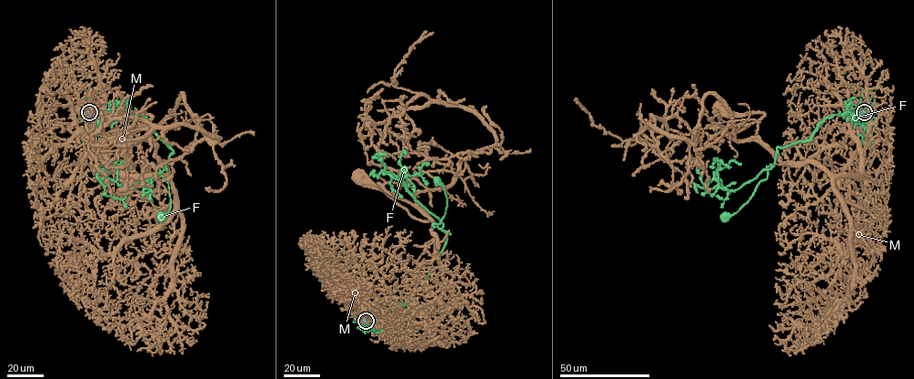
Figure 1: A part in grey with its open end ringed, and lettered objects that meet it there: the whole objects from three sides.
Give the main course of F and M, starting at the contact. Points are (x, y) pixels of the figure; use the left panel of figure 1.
F: (89, 112), (143, 115), (172, 150), (165, 166), (156, 165), (168, 183), (170, 199), (168, 214), (160, 216)
M: (88, 112), (95, 145), (121, 170), (167, 173), (151, 142), (102, 134), (152, 116), (83, 107)

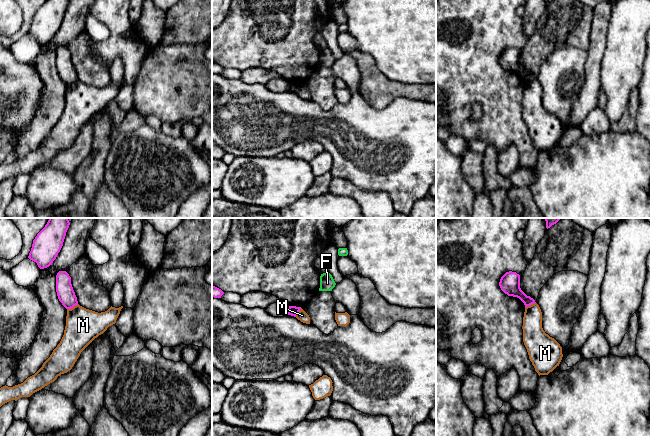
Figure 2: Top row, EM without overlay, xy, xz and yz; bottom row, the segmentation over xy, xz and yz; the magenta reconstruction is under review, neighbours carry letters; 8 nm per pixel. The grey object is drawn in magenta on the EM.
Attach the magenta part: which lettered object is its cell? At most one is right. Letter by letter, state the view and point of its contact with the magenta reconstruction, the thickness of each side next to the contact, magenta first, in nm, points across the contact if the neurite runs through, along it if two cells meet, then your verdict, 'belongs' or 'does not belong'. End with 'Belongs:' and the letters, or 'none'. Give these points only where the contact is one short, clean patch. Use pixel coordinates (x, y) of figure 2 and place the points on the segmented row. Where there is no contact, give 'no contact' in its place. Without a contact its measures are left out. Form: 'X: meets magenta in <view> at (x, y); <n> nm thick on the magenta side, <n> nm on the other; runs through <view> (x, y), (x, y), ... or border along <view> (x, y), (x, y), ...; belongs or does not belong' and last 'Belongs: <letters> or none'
F: no contact; does not belong
M: meets magenta in xy at (72, 307); 140 nm thick on the magenta side, 280 nm on the other; border along xy (78, 304), (67, 309); does not belong
Belongs: none

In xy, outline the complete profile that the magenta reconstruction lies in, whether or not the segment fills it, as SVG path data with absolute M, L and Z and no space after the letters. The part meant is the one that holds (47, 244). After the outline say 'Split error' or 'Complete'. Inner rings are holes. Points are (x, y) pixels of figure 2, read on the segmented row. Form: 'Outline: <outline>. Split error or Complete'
Outline: M49 218L45 227L33 240L28 258L36 262L40 269L49 267L56 259L69 225L68 218Z. Complete

